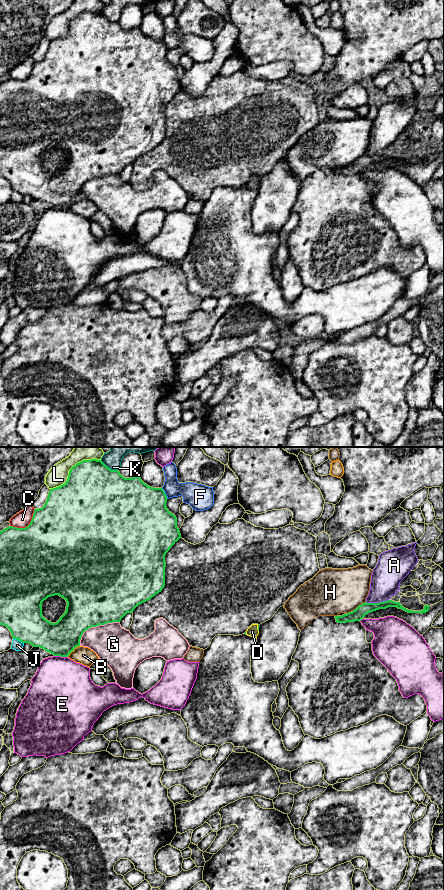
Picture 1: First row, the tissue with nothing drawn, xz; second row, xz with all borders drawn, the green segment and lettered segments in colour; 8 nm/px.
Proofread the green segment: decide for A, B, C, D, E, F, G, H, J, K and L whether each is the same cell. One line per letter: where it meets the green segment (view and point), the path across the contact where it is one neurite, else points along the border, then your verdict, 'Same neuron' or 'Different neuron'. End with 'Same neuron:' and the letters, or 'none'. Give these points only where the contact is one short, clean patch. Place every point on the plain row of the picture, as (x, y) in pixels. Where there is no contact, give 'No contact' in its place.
A: Touches green at xz (377, 155). Different neuron
B: Touches green at xz (73, 202). Different neuron
C: Touches green at xz (27, 78). Different neuron
D: Touches green at xz (258, 180). Boundary: xz (257, 177), (258, 182). Different neuron
E: Touches green at xz (61, 208). Different neuron
F: Touches green at xz (164, 45). Different neuron
G: Touches green at xz (94, 178). Different neuron
H: Touches green at xz (359, 157). Different neuron
J: Touches green at xz (18, 191). Different neuron
K: Touches green at xz (109, 20). Different neuron
L: Touches green at xz (71, 20). Different neuron
Same neuron: none

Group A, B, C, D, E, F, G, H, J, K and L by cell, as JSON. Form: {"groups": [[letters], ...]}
{"groups": [["A"], ["B"], ["C"], ["D"], ["E", "J", "L"], ["F"], ["G"], ["H"], ["K"]]}

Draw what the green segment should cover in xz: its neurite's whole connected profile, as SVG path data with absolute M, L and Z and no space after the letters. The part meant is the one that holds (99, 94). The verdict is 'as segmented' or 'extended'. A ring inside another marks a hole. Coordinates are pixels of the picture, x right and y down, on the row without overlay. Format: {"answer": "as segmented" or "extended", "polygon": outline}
{"answer": "as segmented", "polygon": "M83 12L73 18L65 36L50 41L42 60L35 61L30 76L25 80L9 78L0 83L0 177L6 178L14 191L40 199L54 208L68 209L80 198L83 185L91 179L107 175L120 174L127 166L150 152L165 138L165 107L181 90L177 79L177 70L166 59L167 48L162 40L153 40L145 36L140 28L125 30L118 22L111 22L101 12ZM59 147L66 152L65 165L56 175L51 175L42 167L42 154L48 149Z"}

